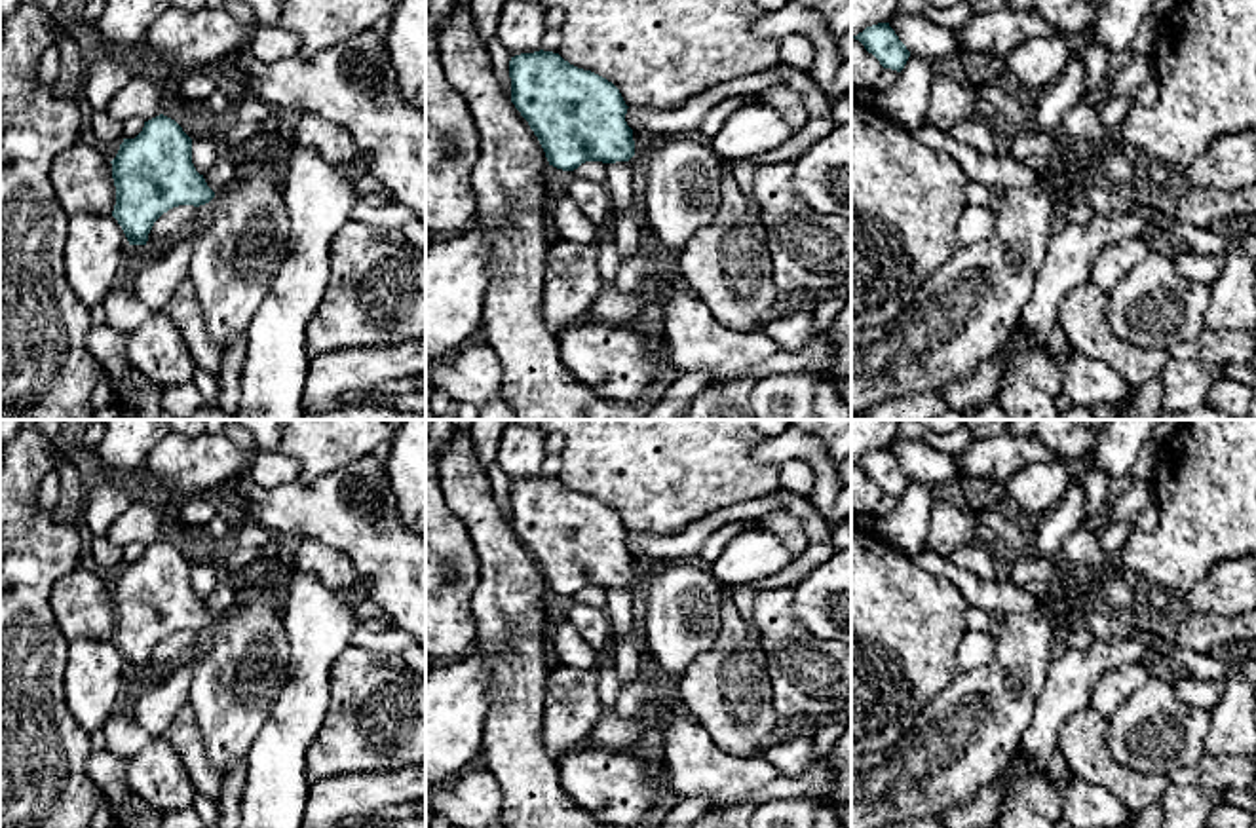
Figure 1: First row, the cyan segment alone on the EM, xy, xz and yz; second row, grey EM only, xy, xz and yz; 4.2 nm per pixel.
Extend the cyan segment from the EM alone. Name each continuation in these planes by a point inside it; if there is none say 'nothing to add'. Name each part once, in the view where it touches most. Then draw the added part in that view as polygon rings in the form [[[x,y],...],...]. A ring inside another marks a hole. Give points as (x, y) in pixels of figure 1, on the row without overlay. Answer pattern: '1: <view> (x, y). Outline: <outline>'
1: xy (238, 678). Outline: [[[258,579],[239,604],[211,625],[188,703],[203,739],[207,760],[222,775],[245,762],[253,739],[283,689],[291,661],[277,587]]]

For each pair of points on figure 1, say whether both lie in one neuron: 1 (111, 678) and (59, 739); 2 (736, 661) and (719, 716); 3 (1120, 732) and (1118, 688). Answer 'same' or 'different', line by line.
1: different
2: same
3: different

